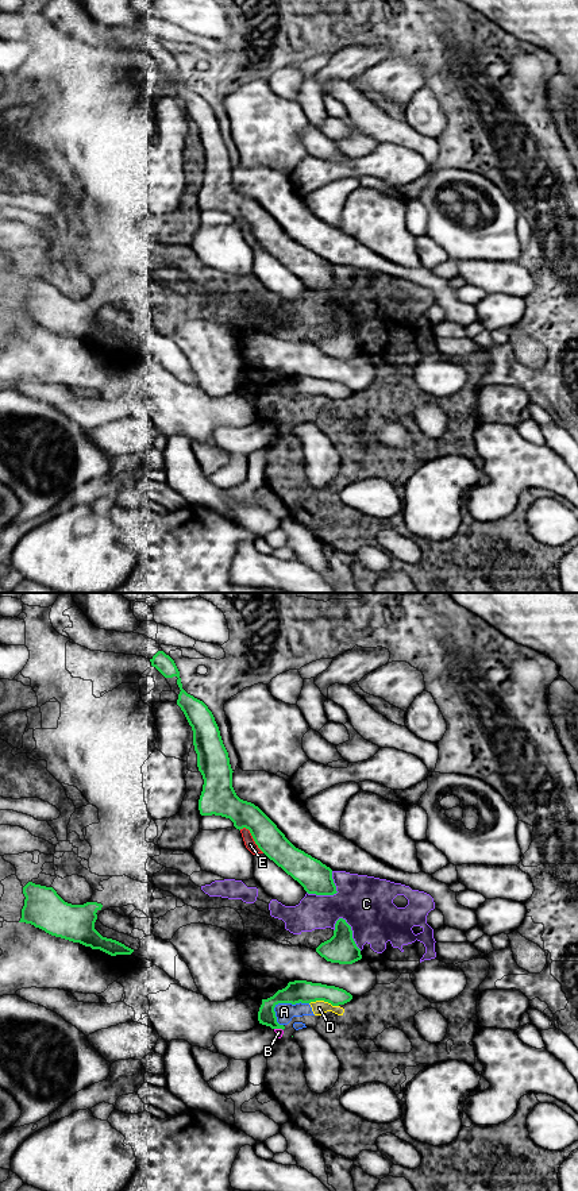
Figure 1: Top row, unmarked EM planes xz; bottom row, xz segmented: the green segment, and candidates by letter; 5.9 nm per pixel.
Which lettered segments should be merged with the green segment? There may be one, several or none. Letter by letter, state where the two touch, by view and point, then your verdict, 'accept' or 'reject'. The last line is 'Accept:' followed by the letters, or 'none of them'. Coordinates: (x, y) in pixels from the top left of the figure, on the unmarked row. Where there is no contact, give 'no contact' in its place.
A: contact xz (284, 397); reject
B: contact xz (278, 423); reject
C: contact xz (331, 289); reject
D: contact xz (324, 396); reject
E: contact xz (253, 232); reject
Accept: none of them

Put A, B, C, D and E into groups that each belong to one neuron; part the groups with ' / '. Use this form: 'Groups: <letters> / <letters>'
Groups: A B C D / E

